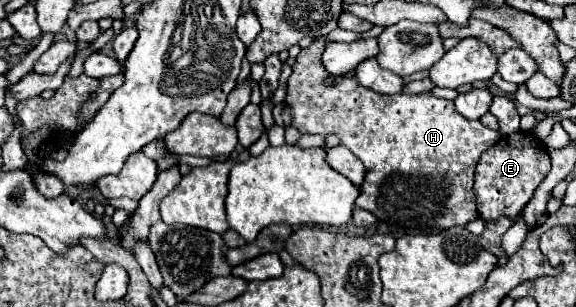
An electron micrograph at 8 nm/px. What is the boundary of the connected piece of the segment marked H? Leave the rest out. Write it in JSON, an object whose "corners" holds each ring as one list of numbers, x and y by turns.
{"corners":[[319,37,307,49,303,49,293,65,293,73,287,81,287,99,285,103,293,111,293,127,301,133,319,133,323,137,335,133,341,143,361,159,367,169,365,181,361,185,361,195,357,197,357,207,371,211,377,219,391,225,403,227,435,227,449,229,455,225,465,225,477,219,475,195,473,195,473,175,475,165,495,141,499,133,481,125,481,121,469,121,455,111,453,101,437,99,431,93,423,95,379,95,355,81,355,77,335,77,335,85,325,85,331,73,323,67,321,55,329,39]]}

